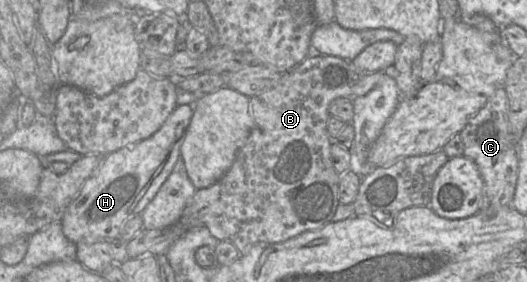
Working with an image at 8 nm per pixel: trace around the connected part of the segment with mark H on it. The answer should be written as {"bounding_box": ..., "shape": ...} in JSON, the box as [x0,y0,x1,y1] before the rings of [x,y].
{"bounding_box":[60,105,193,244],"shape":[[[193,105],[177,106],[152,136],[104,156],[60,221],[63,234],[69,241],[77,244],[80,241],[118,238],[123,224],[141,214],[171,174],[180,157],[180,148],[193,112]]]}

